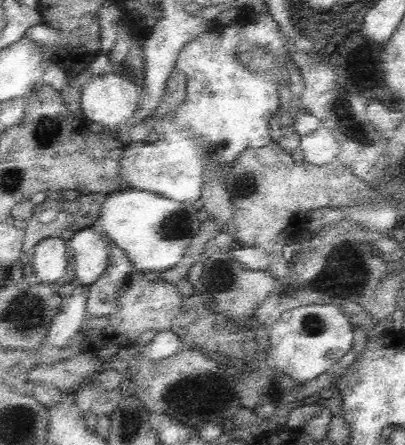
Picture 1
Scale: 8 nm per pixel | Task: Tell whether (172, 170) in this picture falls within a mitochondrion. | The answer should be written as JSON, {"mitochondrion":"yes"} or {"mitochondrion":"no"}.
{"mitochondrion":"no"}

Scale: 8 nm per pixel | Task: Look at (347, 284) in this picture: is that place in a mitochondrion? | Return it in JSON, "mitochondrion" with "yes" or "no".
{"mitochondrion":"yes"}

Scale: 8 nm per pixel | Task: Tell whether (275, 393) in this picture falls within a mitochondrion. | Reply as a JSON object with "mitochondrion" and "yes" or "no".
{"mitochondrion":"no"}

